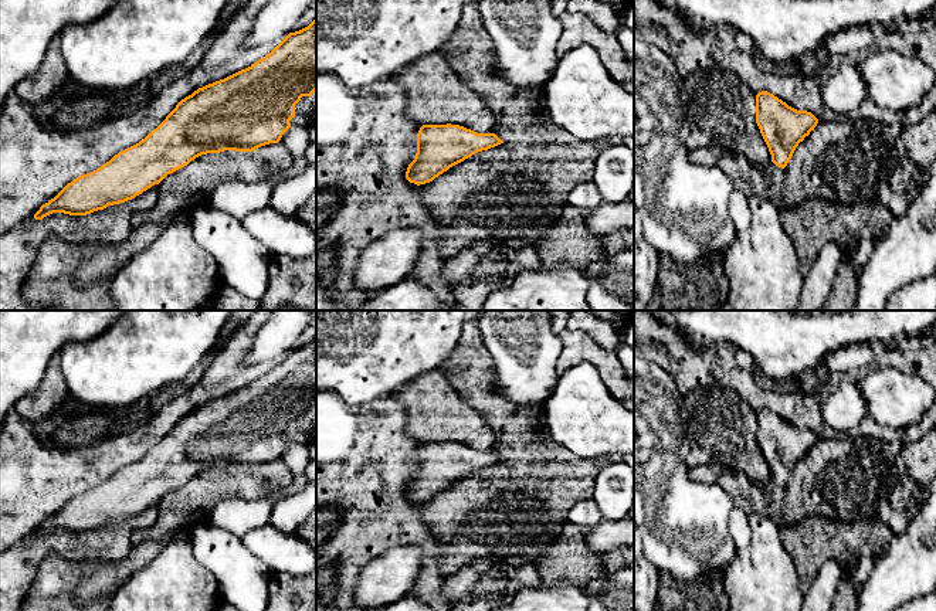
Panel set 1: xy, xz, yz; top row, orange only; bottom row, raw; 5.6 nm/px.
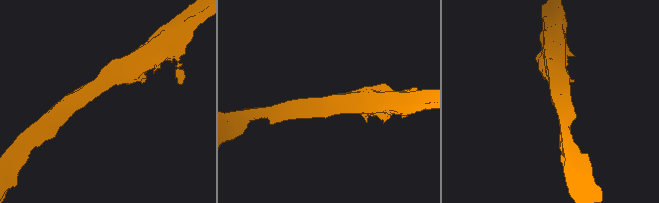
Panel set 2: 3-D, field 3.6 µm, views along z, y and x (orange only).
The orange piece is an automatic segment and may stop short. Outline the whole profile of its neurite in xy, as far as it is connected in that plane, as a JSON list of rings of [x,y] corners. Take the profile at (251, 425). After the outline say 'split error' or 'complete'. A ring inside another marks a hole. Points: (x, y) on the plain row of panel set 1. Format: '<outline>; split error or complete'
[[[316,336],[308,344],[289,350],[269,371],[251,384],[199,405],[182,417],[145,456],[119,469],[99,486],[74,496],[54,516],[43,522],[34,536],[43,537],[52,530],[87,533],[108,523],[125,520],[201,472],[224,468],[252,469],[261,464],[278,461],[291,444],[306,447],[313,441],[316,441]]]; split error

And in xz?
[[[423,442],[406,496],[417,503],[430,500],[472,472],[501,461],[503,459],[495,451],[477,451],[459,442]]]; complete

